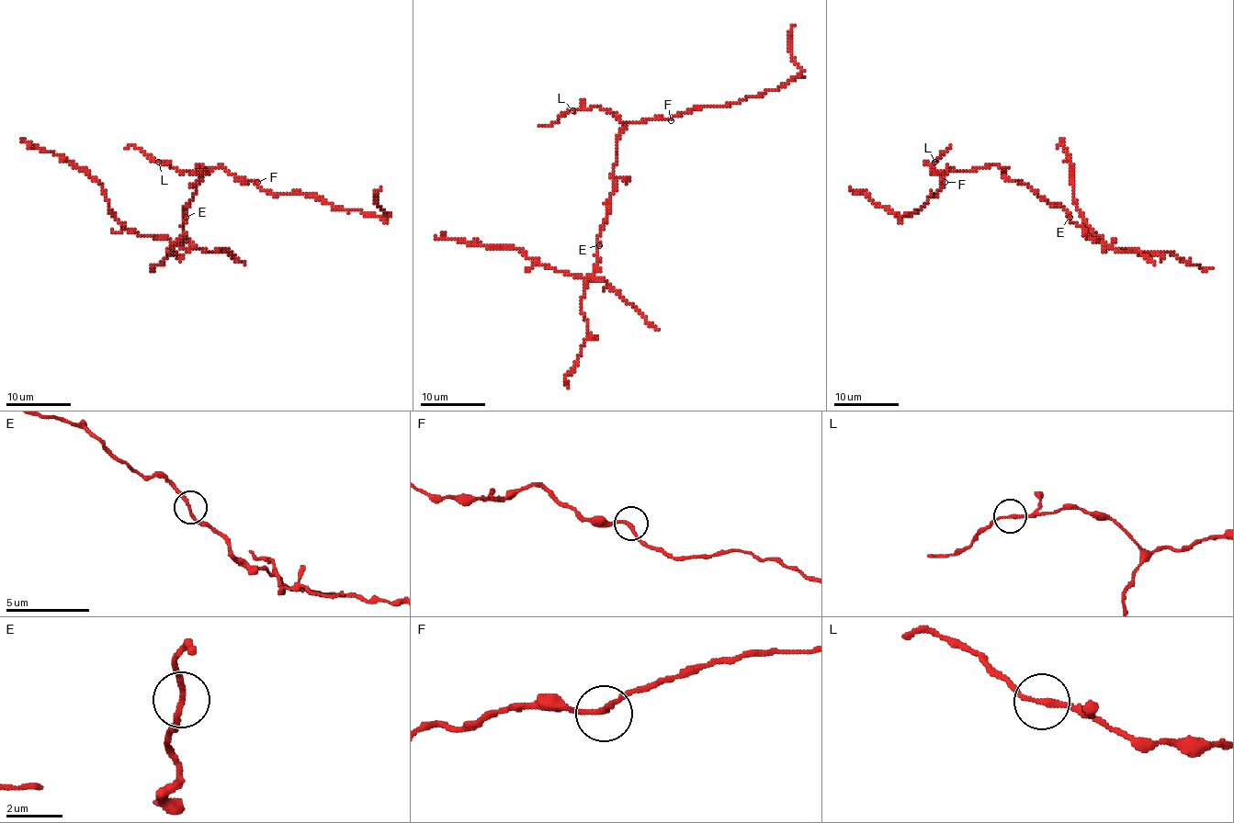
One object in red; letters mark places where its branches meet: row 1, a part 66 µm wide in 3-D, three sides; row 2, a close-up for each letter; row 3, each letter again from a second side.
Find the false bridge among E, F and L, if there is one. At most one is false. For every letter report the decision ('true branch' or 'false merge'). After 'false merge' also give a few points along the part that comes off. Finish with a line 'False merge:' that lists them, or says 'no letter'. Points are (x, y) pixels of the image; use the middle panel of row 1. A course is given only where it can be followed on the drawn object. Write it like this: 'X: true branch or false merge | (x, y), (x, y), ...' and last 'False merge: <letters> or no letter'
E: false merge | (599, 244), (596, 254), (598, 263), (592, 276), (573, 276), (530, 259), (520, 250), (435, 236)
F: true branch
L: true branch
False merge: E

